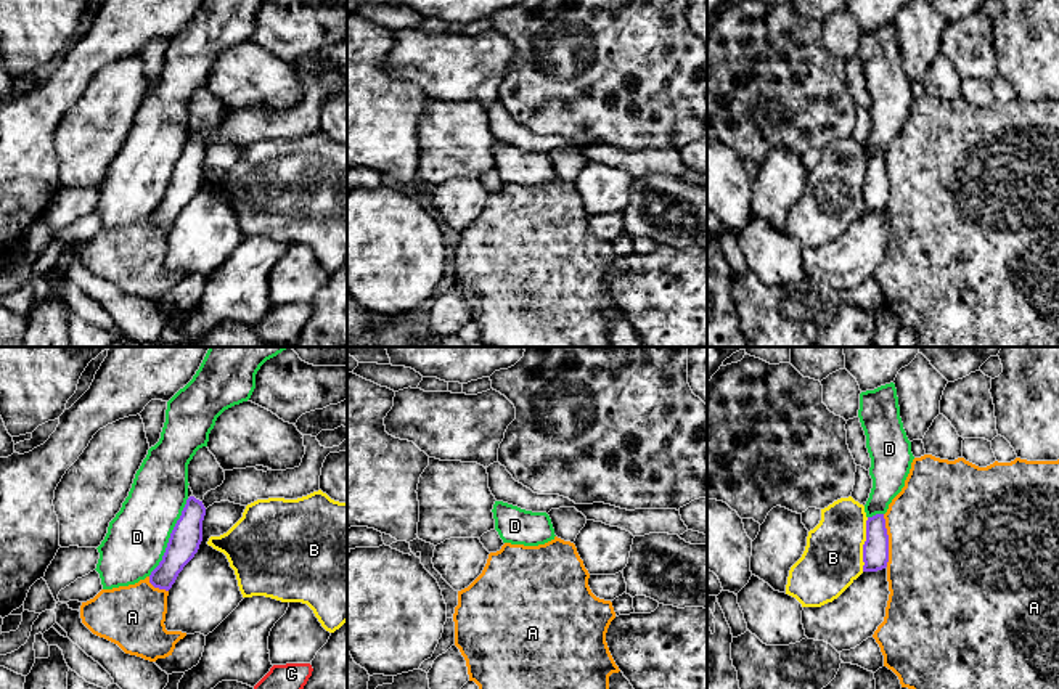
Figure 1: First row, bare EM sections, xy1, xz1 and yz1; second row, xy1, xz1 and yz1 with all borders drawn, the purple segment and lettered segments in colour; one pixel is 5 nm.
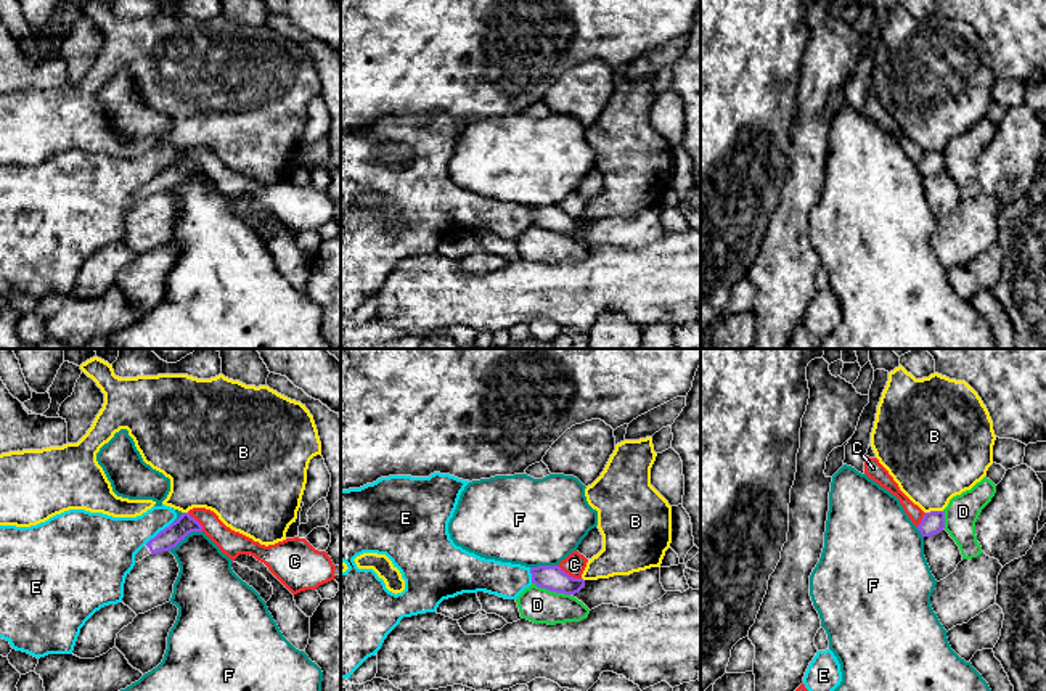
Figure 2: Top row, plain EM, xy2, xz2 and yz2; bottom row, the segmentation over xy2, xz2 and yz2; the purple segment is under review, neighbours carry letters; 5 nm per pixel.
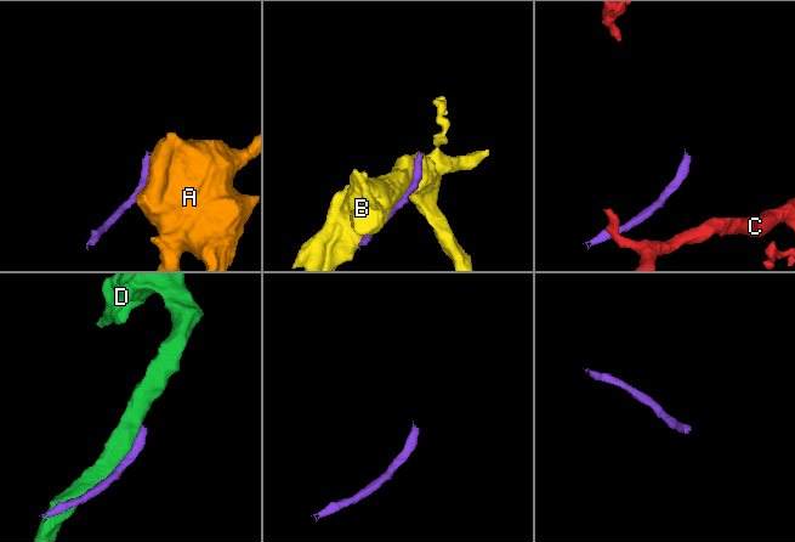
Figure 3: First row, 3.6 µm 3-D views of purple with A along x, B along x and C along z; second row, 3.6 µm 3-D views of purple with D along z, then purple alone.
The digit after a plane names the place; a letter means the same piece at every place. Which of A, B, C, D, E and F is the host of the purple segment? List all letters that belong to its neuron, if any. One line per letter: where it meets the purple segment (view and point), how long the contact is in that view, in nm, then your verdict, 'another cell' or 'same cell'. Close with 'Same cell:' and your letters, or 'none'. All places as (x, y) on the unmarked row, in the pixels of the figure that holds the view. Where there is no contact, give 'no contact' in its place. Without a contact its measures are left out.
A: contact yz1 (887, 180); length 260 nm; another cell
B: contact yz1 (863, 185); length 280 nm; another cell
C: contact xz2 (567, 214); length 140 nm; another cell
D: contact xy1 (171, 177); length 440 nm; another cell
E: contact xy2 (159, 172); length 180 nm; another cell
F: contact xy2 (183, 177); length 200 nm; another cell
Same cell: none

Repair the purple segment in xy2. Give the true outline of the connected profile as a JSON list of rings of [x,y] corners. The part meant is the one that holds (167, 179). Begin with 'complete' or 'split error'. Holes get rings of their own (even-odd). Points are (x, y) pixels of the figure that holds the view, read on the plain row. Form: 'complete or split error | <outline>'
split error | [[[183,153],[175,162],[161,170],[135,194],[135,202],[149,194],[157,194],[175,188],[191,172],[202,172],[202,166],[191,157],[190,153]]]

